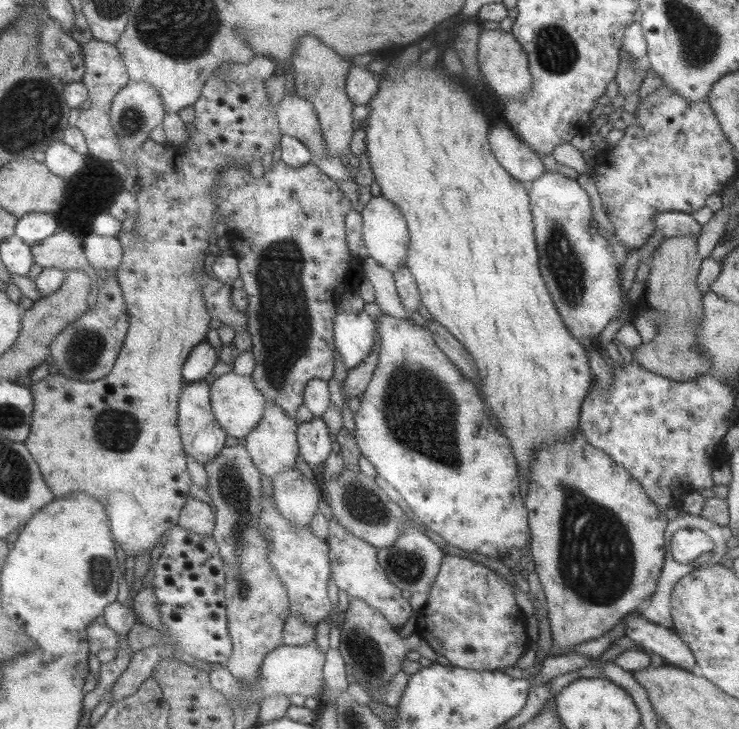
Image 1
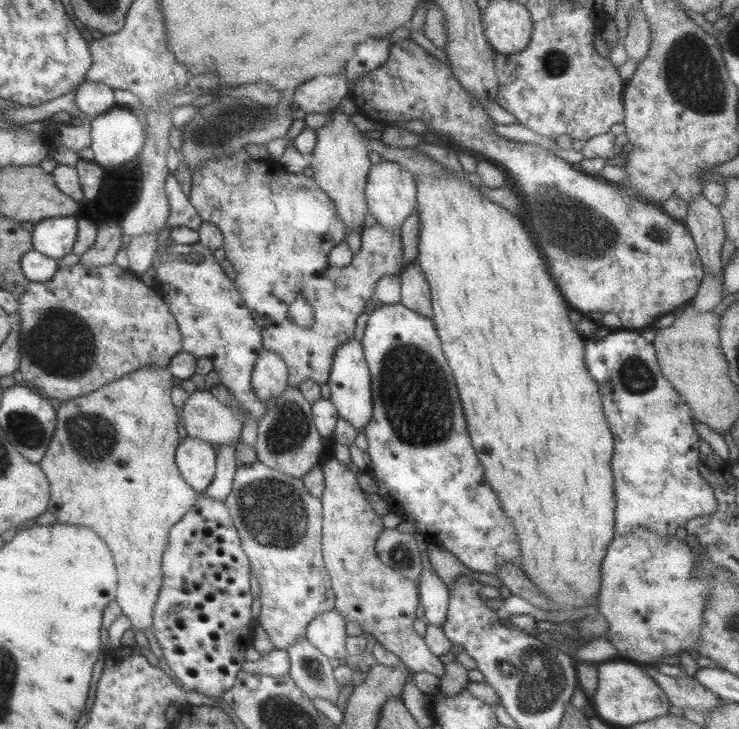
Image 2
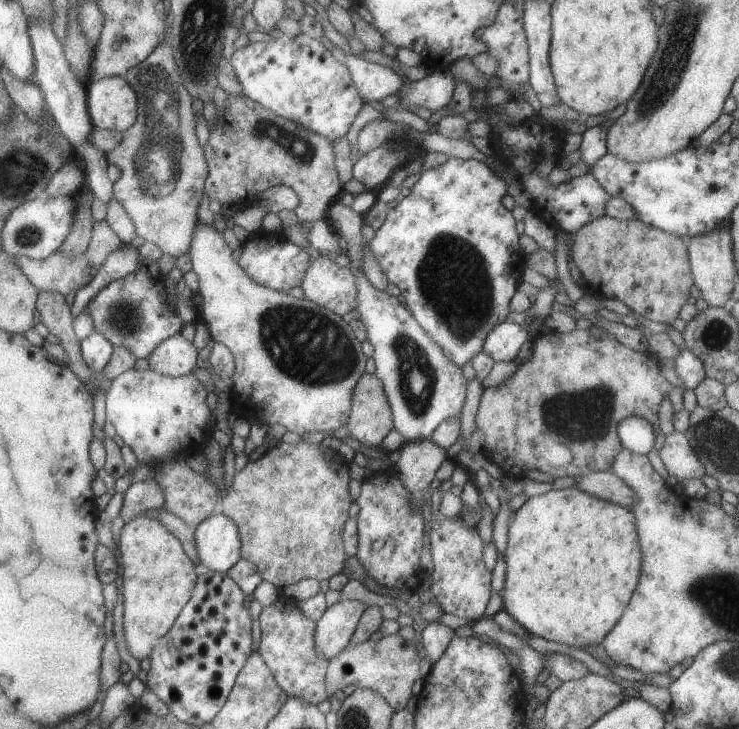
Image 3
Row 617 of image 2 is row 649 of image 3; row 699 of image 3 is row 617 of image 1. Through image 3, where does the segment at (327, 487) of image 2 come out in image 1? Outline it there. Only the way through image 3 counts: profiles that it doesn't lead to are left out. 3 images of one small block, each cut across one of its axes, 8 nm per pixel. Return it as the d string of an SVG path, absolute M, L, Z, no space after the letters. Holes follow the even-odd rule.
M333 516L328 521L328 530L329 534L325 541L328 546L330 571L335 586L341 592L345 592L348 597L363 600L369 608L375 608L389 624L399 630L409 619L412 609L408 600L401 596L400 588L397 588L387 578L385 571L379 566L376 557L377 549L351 535Z

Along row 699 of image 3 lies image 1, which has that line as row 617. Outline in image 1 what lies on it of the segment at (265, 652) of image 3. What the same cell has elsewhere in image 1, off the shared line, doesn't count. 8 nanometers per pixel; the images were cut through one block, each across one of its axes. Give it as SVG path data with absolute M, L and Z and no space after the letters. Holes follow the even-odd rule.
M263 494L261 501L261 516L259 530L267 540L267 560L279 576L279 582L287 590L288 614L299 614L308 626L317 625L330 611L327 595L327 580L329 580L330 564L328 546L325 540L318 539L311 533L307 525L301 528L289 525L287 520L277 511L274 501Z

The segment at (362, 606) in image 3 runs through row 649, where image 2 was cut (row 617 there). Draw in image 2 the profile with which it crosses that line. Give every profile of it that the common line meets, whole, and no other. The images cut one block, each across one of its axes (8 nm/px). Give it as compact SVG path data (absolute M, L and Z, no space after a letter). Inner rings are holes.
M333 608L309 622L305 639L327 659L347 660L345 625L343 617Z

